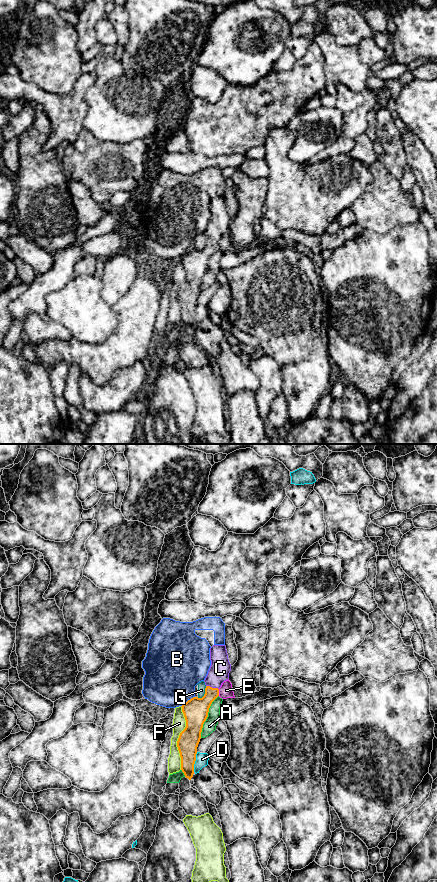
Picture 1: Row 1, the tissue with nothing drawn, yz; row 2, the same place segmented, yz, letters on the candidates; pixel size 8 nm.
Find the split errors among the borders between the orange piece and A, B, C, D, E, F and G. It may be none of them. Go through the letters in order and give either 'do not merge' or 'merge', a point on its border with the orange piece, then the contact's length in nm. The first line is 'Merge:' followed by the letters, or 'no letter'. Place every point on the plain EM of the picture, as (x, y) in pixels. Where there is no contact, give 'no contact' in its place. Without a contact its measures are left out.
Merge: C
A: do not merge | yz (207, 268) | 380 nm
B: do not merge | yz (188, 252) | 140 nm
C: merge | yz (212, 240) | 110 nm
D: do not merge | yz (194, 314) | 160 nm
E: do not merge | yz (218, 244) | 60 nm
F: do not merge | yz (178, 290) | 500 nm
G: do not merge | yz (205, 245) | 120 nm

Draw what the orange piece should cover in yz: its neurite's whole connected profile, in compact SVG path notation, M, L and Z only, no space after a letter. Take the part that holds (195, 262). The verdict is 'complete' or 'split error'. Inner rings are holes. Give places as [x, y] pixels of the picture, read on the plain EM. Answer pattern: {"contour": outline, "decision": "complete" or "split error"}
{"contour": "M213 197L210 200L210 212L211 218L204 232L206 237L204 248L193 249L181 258L186 279L179 287L177 299L181 309L181 322L189 332L194 326L197 299L209 260L219 248L219 240L224 233L229 231L231 223L225 197Z", "decision": "split error"}

